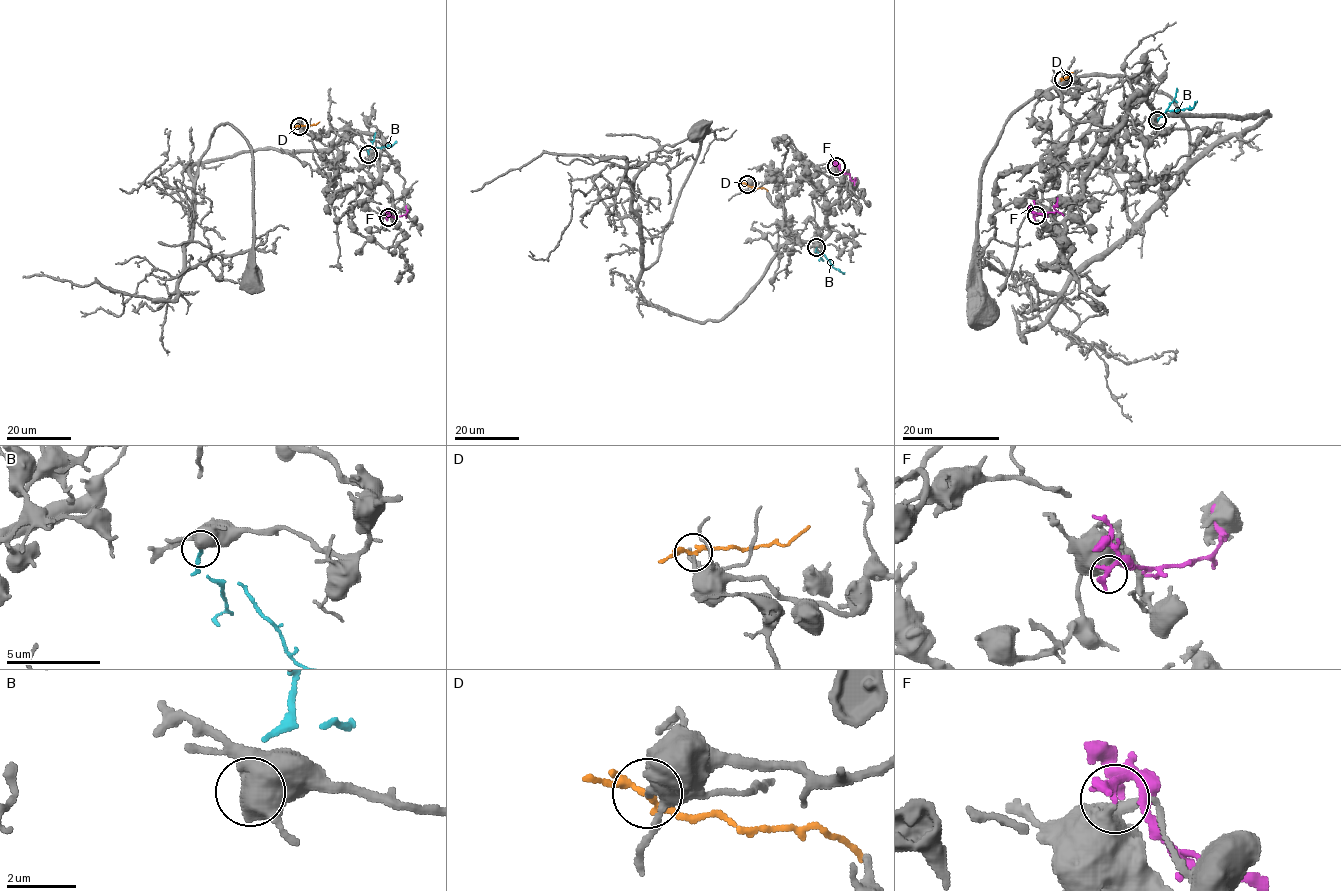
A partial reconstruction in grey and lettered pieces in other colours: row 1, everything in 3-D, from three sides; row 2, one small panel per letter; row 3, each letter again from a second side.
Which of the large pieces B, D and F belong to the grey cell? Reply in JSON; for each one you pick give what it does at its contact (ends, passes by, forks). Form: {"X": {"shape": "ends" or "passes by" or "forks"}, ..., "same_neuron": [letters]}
{"same_neuron": []}

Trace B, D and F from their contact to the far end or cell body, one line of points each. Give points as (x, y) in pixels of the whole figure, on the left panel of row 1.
B: (368, 153), (369, 149), (391, 146), (396, 140)
D: (299, 126), (320, 122)
F: (388, 218), (405, 214), (406, 205)

